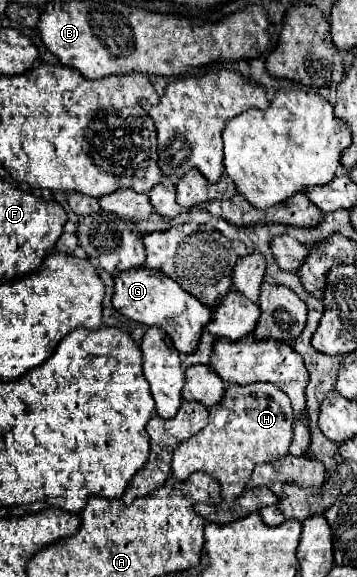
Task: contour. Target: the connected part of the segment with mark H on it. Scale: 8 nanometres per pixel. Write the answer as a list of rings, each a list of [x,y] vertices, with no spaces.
[[[255,382],[247,386],[229,384],[223,400],[209,408],[209,424],[179,444],[173,452],[171,474],[179,480],[187,480],[193,472],[207,472],[221,484],[221,496],[225,502],[235,502],[245,490],[251,472],[257,464],[273,462],[289,454],[293,436],[293,410],[287,394],[267,382]]]

